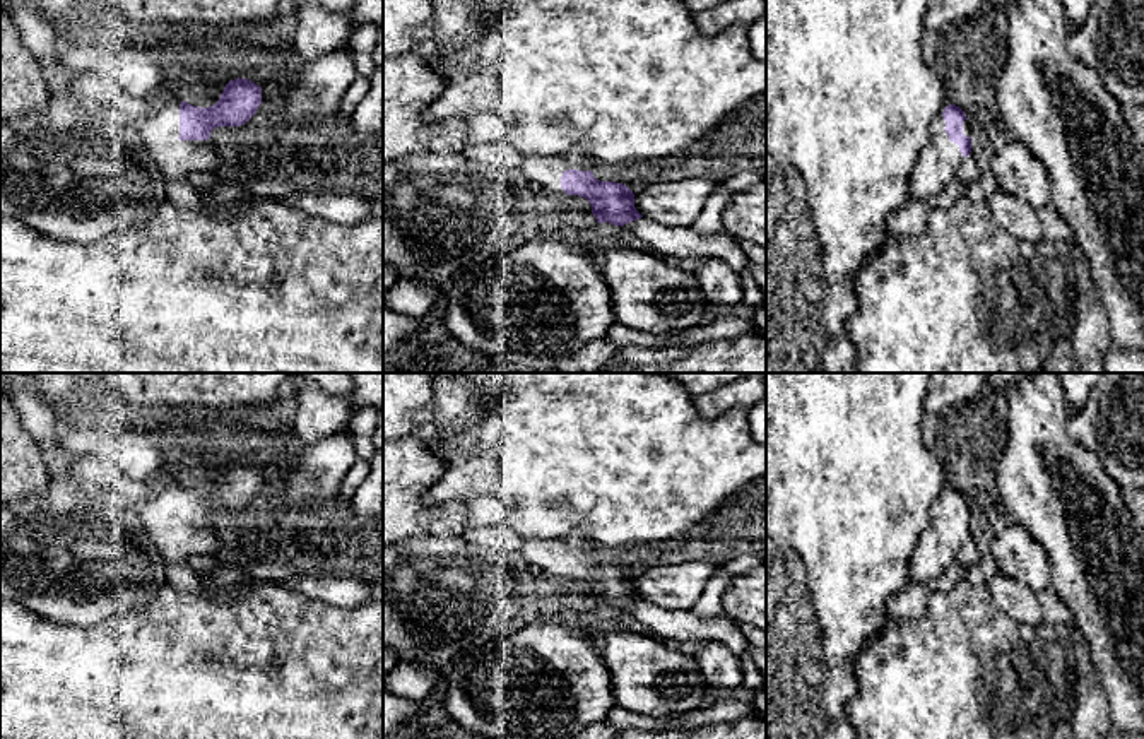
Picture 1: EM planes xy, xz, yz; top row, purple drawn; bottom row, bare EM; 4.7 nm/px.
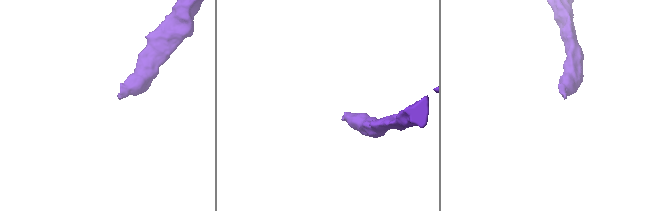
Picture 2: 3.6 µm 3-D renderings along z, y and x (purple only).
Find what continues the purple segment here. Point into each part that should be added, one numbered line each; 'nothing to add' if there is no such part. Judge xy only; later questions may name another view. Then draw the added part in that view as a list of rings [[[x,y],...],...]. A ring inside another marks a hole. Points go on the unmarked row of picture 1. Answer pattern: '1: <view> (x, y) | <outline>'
1: xy (176, 543) | [[[150,496],[150,500],[145,503],[144,511],[145,529],[164,561],[186,565],[193,556],[207,556],[217,559],[221,544],[210,522],[174,522],[154,496]]]

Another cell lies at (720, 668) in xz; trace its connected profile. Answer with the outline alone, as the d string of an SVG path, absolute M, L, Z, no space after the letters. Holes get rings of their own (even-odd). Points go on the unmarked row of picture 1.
M710 640L694 659L708 686L723 689L742 686L744 674L740 660L727 645Z

